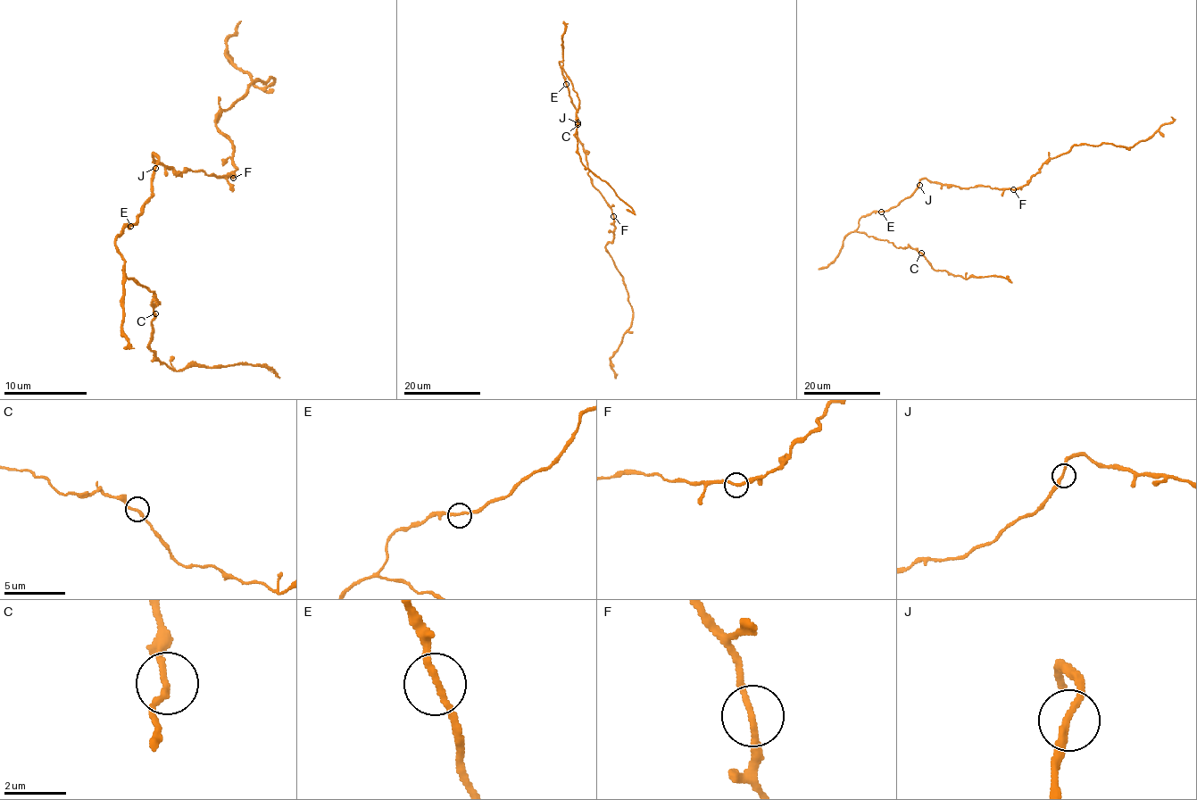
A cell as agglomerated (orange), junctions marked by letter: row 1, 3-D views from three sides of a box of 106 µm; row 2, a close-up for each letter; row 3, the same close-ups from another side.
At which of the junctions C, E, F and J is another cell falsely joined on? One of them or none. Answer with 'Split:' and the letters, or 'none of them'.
Split: F

